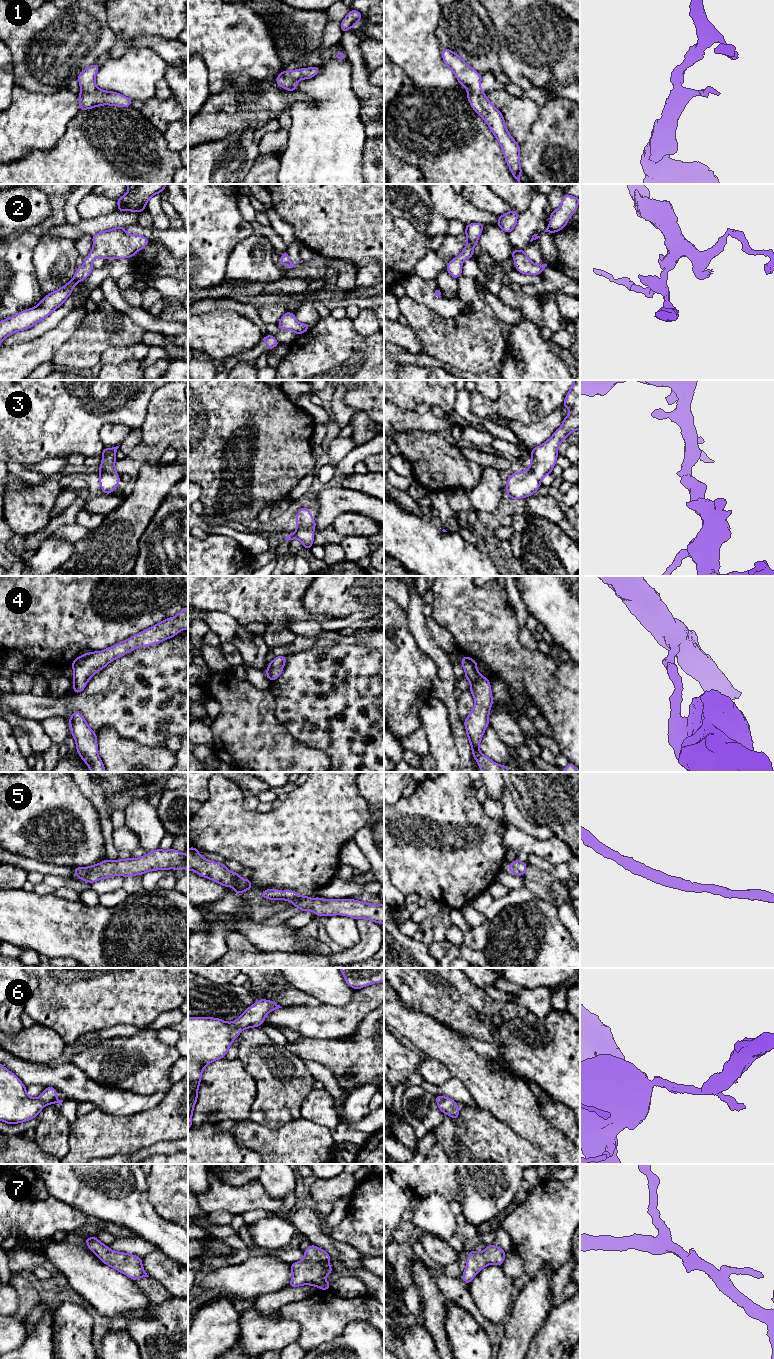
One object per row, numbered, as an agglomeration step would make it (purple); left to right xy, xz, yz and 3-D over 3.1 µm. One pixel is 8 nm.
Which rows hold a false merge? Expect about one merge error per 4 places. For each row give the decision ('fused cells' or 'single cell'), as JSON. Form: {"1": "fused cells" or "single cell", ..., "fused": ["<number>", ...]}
{"1": "single cell", "2": "single cell", "3": "single cell", "4": "single cell", "5": "single cell", "6": "single cell", "7": "single cell", "fused": []}

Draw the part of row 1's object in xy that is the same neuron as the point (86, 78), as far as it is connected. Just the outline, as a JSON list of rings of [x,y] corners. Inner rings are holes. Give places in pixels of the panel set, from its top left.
[[[95,63],[77,76],[80,84],[79,107],[80,111],[102,105],[130,107],[132,99],[122,94],[105,91],[96,86],[95,78],[99,66]]]

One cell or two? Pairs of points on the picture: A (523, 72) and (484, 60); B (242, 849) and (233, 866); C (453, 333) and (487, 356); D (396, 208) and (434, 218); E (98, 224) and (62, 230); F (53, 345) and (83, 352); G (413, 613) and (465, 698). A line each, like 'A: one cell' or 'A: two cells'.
A: two cells
B: two cells
C: one cell
D: one cell
E: one cell
F: two cells
G: two cells

